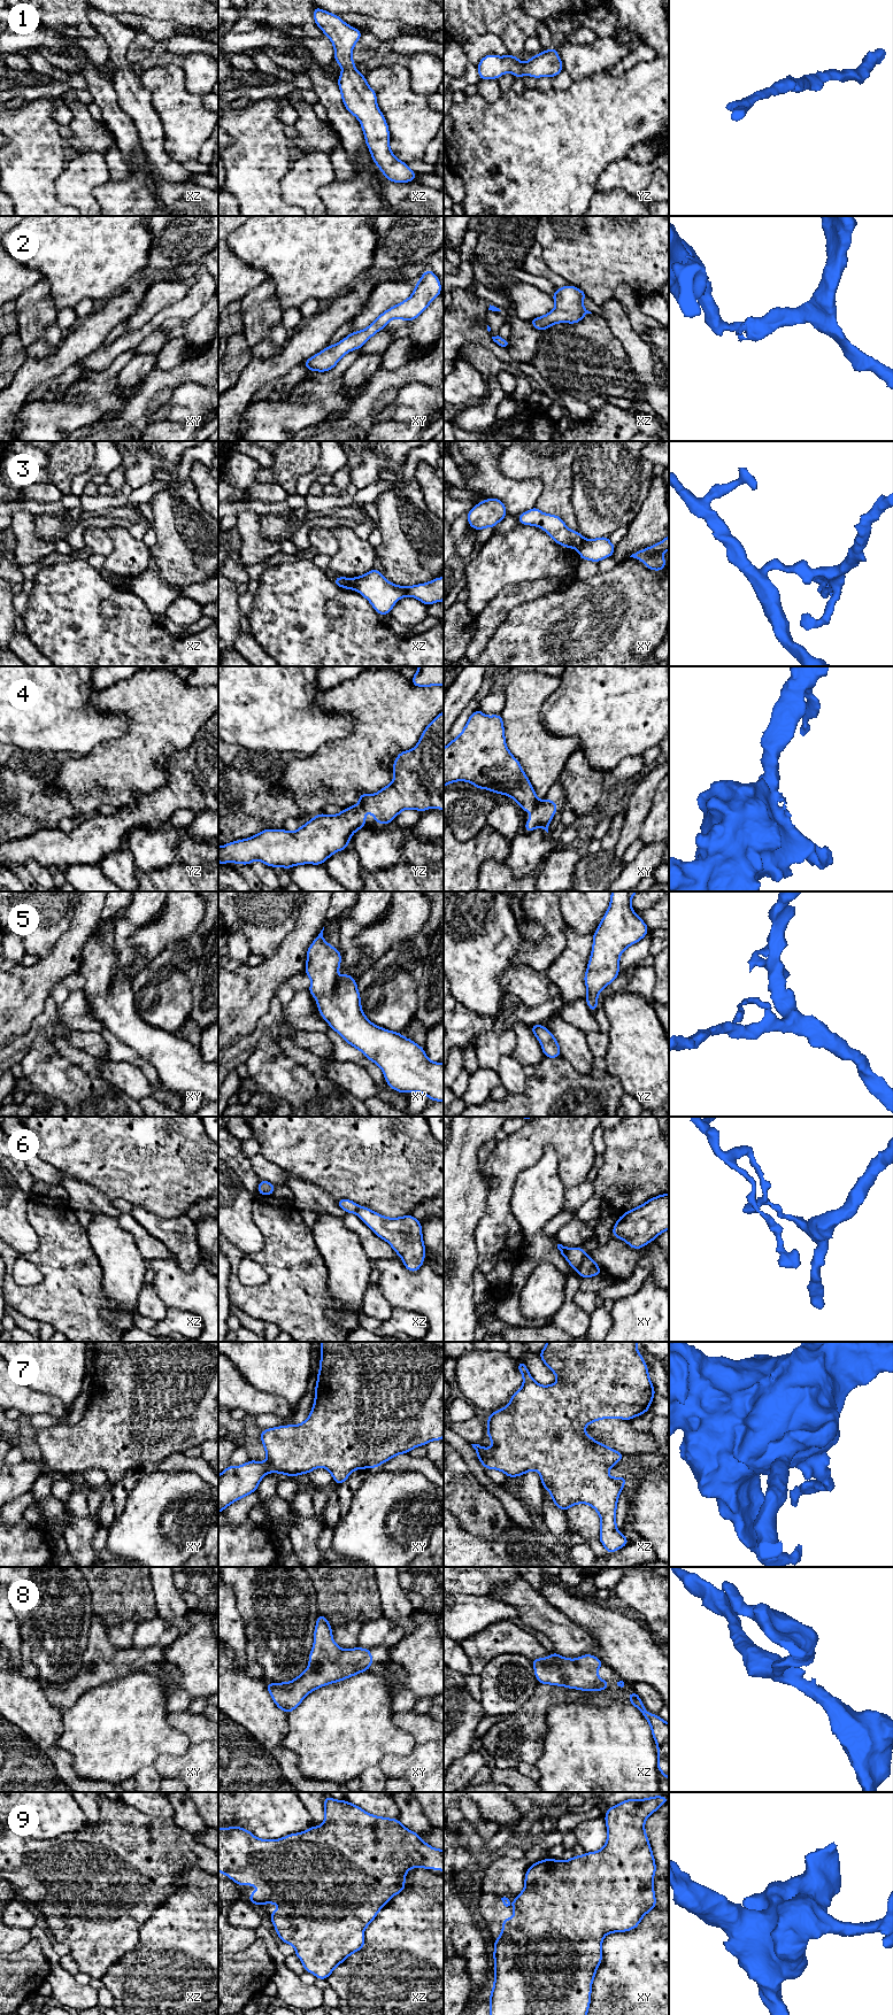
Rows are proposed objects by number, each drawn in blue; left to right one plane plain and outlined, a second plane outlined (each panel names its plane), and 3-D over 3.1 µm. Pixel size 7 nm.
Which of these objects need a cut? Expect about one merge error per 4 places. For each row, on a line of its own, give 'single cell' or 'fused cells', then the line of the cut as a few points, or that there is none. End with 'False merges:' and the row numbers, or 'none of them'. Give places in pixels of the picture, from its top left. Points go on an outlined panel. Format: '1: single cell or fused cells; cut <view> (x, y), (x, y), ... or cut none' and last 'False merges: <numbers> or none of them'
1: single cell; cut none
2: single cell; cut none
3: fused cells; cut xz (355, 578), (356, 589)
4: single cell; cut none
5: single cell; cut none
6: fused cells; cut xy (586, 1253), (577, 1268)
7: single cell; cut none
8: single cell; cut none
9: single cell; cut none
False merges: 3, 6

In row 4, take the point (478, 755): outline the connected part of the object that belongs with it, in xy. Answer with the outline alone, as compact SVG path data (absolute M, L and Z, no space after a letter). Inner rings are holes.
M477 709L469 717L461 734L444 748L444 787L455 781L468 781L476 788L485 788L493 794L503 794L514 798L523 811L532 813L531 818L525 821L526 833L537 827L544 828L548 833L549 823L557 811L557 804L551 798L542 801L537 798L519 762L507 748L501 715L485 716Z

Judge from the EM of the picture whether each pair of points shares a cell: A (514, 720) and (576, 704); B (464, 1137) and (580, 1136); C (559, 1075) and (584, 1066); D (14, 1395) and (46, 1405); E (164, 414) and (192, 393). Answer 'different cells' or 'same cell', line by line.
A: different cells
B: different cells
C: different cells
D: same cell
E: same cell

